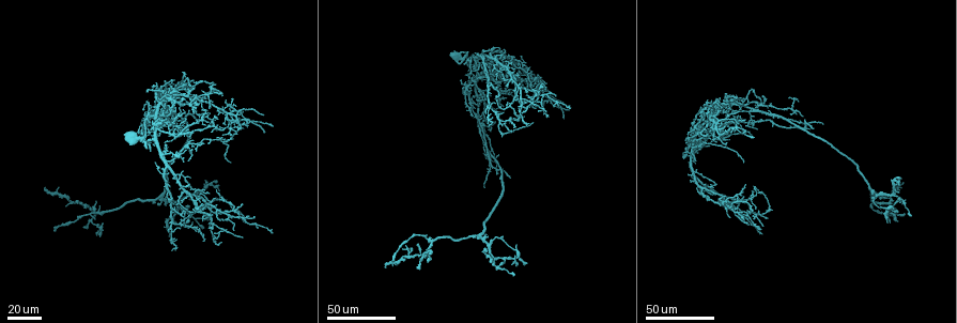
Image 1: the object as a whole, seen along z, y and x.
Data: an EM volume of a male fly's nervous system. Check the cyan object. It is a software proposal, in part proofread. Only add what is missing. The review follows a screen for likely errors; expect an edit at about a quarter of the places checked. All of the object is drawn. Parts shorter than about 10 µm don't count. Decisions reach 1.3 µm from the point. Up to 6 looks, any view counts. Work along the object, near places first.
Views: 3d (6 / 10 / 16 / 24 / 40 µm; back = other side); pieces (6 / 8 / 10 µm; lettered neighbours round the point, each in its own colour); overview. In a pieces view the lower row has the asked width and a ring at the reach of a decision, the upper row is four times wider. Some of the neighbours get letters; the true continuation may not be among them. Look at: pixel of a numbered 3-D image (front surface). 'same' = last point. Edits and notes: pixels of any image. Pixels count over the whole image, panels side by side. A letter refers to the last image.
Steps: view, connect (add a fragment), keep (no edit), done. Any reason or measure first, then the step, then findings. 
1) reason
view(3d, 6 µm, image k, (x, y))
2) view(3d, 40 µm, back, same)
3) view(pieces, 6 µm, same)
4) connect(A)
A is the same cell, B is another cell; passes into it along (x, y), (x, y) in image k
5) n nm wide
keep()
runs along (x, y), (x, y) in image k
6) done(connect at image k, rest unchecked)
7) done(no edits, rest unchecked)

branch stops here
view(3d, 24 µm, image 1, (736, 98))

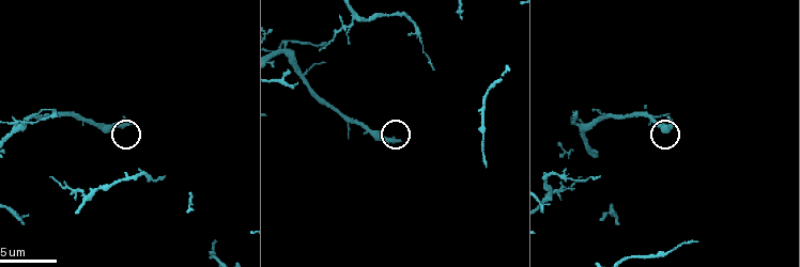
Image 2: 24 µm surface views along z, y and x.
view(pieces, 10 µm, image 2, (131, 123))

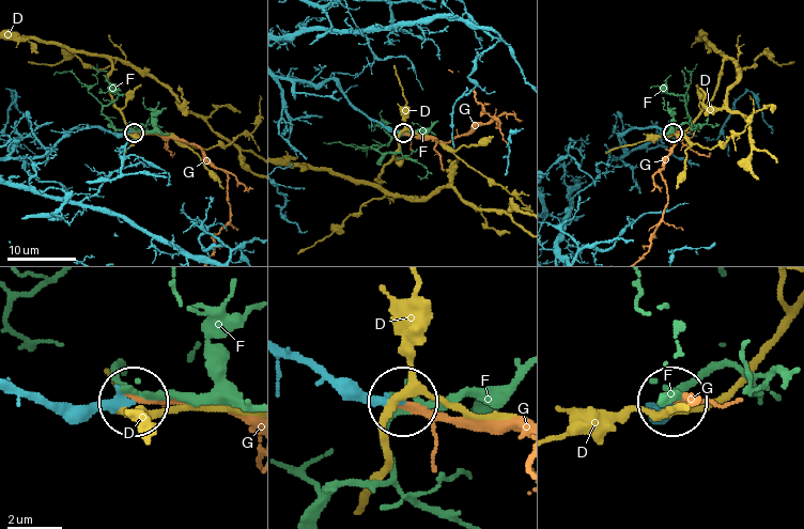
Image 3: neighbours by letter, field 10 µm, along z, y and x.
connect(G)
G is the same cell, D and F are other cells; passes into it along (112, 131), (142, 130), (184, 139), (222, 170), (228, 180) in image 3; the cell continues

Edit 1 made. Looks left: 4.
view(overview)

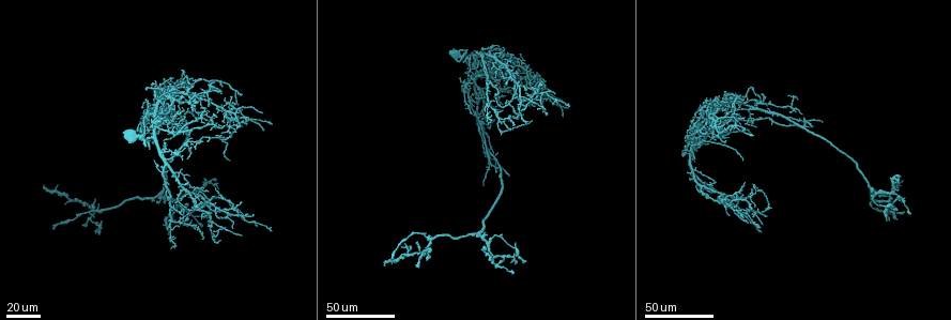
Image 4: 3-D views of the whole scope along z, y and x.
an open end
view(3d, 40 µm, image 4, (711, 105))

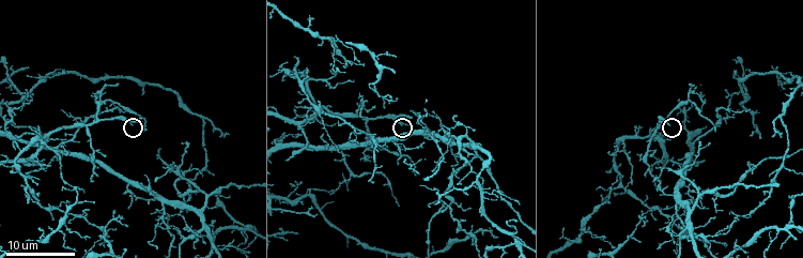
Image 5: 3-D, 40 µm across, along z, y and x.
view(pieces, 8 µm, image 5, (661, 123))

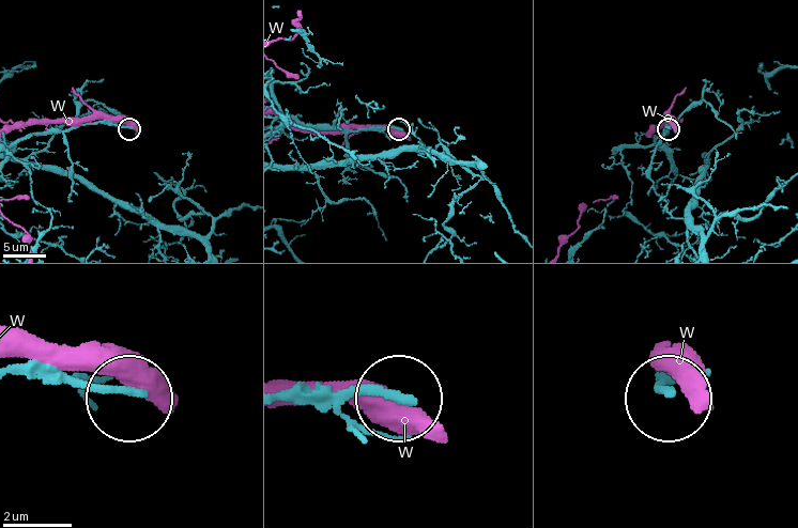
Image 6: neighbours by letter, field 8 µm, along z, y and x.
keep()
W is another cell; runs along (289, 397), (398, 397) in image 6; no lettered fragment goes on from it

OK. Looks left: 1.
done(connect at image 3, rest unchecked)

